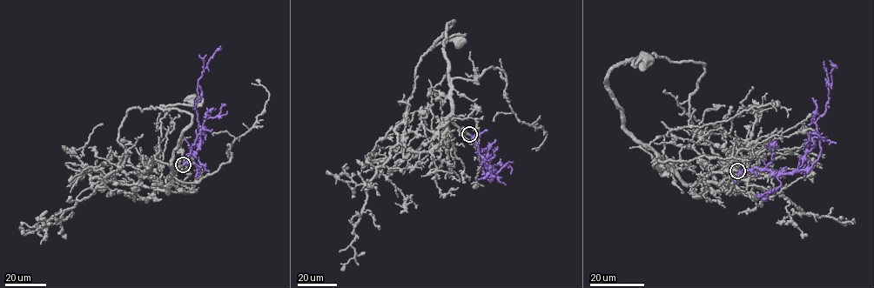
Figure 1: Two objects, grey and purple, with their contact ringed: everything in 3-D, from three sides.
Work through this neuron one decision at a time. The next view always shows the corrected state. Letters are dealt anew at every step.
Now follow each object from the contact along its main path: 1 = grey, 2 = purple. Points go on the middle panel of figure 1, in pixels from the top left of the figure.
1: (469, 134), (453, 122), (443, 45), (446, 26), (453, 20), (428, 50), (462, 35), (459, 41)
2: (469, 134), (488, 166), (493, 177), (490, 182), (483, 171), (486, 175), (487, 170), (499, 164), (500, 158)

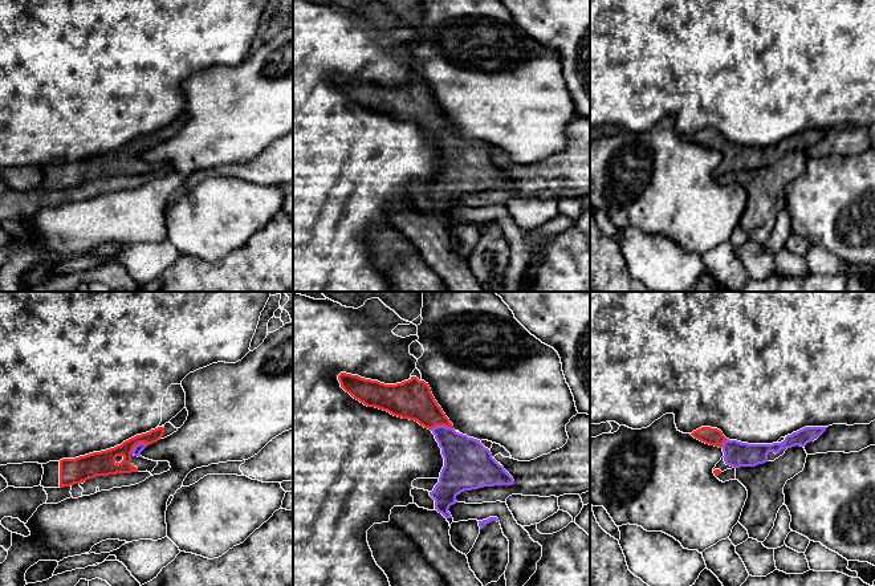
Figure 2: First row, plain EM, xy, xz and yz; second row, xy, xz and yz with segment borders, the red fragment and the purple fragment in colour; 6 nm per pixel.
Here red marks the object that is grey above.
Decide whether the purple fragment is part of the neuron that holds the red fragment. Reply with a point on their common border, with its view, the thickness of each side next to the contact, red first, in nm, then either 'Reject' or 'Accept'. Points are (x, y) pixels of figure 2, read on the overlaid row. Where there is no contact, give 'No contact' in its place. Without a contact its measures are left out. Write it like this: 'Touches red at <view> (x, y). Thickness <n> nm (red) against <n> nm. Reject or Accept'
Touches red at xz (442, 424). Thickness 240 nm (red) against 260 nm. Accept

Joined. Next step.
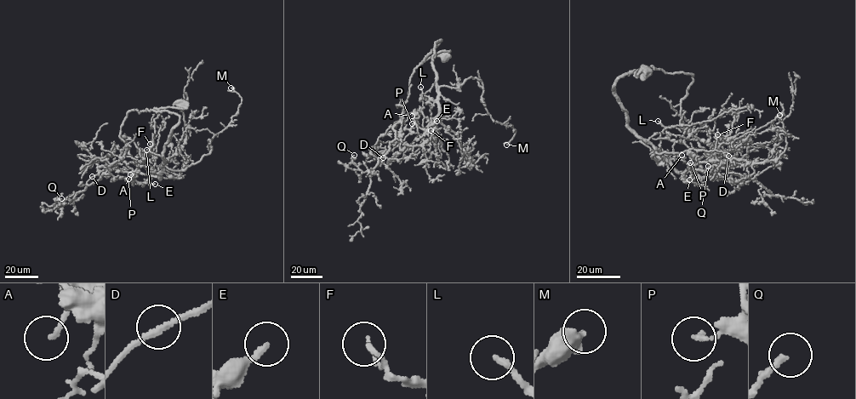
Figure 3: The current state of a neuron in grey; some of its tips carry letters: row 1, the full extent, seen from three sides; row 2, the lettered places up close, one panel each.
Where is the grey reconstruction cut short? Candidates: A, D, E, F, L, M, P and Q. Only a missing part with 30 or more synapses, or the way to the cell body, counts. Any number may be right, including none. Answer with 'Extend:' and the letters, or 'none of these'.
Extend: none of these

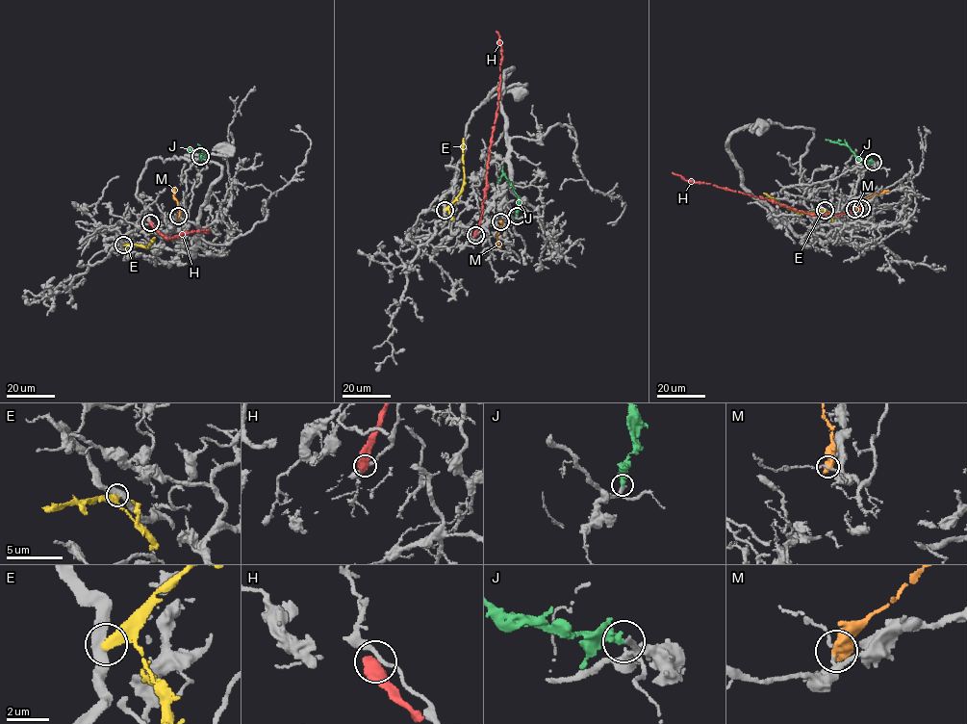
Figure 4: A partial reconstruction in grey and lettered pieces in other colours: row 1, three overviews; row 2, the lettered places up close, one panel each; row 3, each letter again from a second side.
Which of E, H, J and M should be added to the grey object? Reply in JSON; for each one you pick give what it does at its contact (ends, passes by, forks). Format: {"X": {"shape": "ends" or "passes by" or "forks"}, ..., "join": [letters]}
{"J": {"shape": "ends"}, "join": ["J"]}

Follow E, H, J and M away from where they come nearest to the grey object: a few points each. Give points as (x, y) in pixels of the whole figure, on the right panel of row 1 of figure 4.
E: (825, 210), (797, 213), (764, 193)
H: (861, 208), (837, 215), (809, 214), (760, 196), (710, 183), (686, 180), (672, 172)
J: (873, 162), (859, 159), (846, 144), (826, 140)
M: (854, 209), (875, 193), (889, 191)

